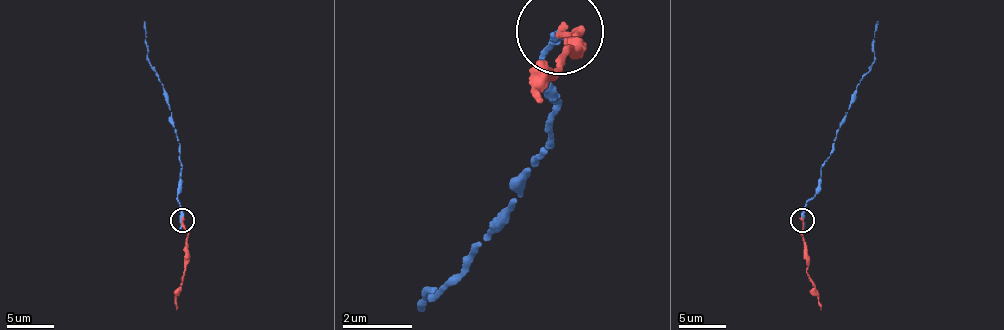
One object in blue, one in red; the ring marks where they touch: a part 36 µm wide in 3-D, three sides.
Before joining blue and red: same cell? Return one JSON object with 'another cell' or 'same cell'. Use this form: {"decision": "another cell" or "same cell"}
{"decision": "another cell"}

